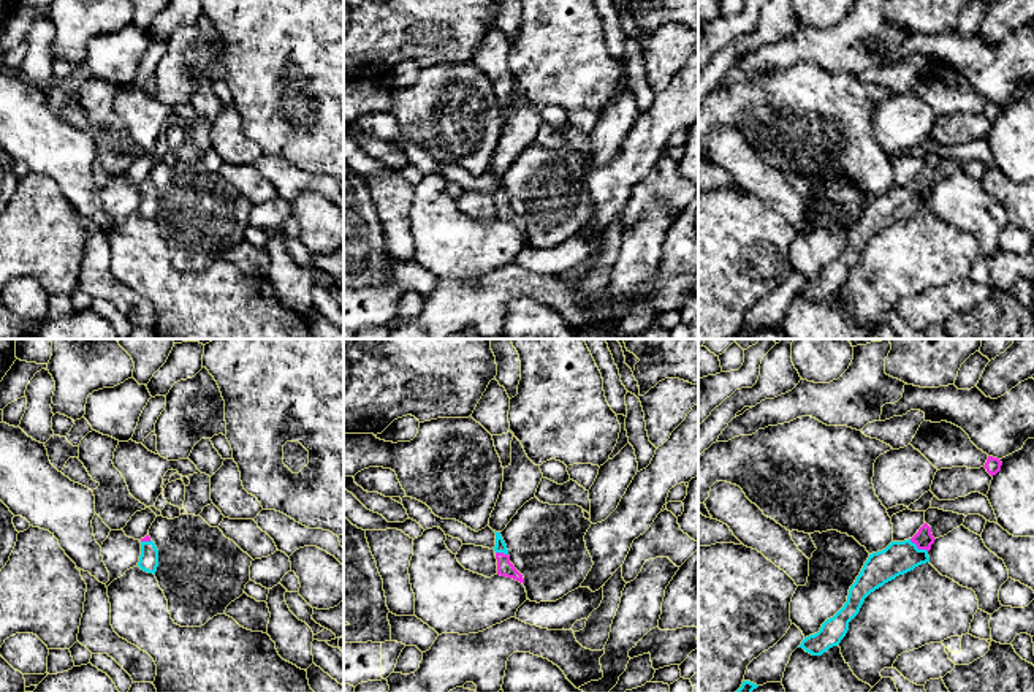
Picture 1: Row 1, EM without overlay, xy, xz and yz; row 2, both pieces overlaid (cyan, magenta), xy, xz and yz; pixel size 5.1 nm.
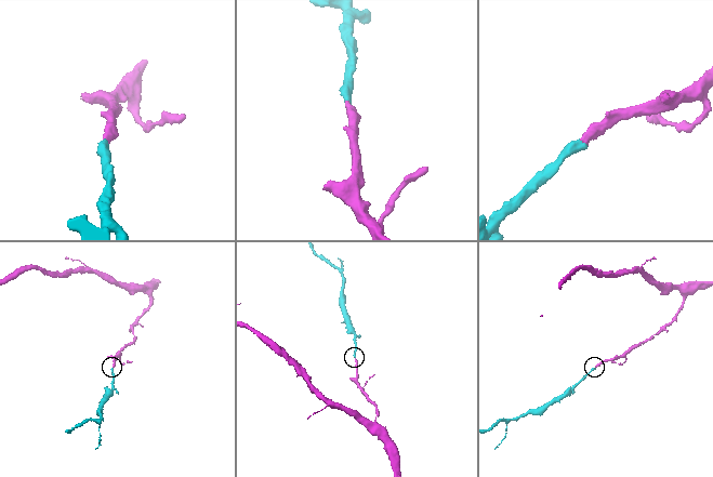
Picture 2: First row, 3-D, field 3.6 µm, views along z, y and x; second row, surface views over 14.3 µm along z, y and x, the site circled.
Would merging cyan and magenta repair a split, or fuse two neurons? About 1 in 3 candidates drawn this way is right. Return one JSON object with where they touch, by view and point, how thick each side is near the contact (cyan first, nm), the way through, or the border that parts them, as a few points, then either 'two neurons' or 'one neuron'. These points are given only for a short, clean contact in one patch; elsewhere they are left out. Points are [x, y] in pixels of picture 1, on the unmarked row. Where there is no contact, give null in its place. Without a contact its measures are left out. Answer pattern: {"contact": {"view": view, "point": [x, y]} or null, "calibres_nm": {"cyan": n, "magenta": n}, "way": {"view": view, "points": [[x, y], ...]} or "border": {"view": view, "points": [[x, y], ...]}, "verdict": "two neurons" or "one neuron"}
{"contact": {"view": "yz", "point": [917, 193]}, "calibres_nm": {"cyan": 170, "magenta": 100}, "way": {"view": "yz", "points": [[898, 203], [917, 193], [923, 184]]}, "verdict": "one neuron"}

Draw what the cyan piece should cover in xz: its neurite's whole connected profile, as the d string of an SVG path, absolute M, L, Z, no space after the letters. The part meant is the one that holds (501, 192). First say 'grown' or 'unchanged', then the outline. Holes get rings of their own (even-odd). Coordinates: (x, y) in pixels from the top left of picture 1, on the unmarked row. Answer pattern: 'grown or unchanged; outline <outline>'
grown; outline M496 177L494 196L496 196L496 204L497 204L497 220L513 223L524 230L523 220L510 207L508 195L500 177Z

